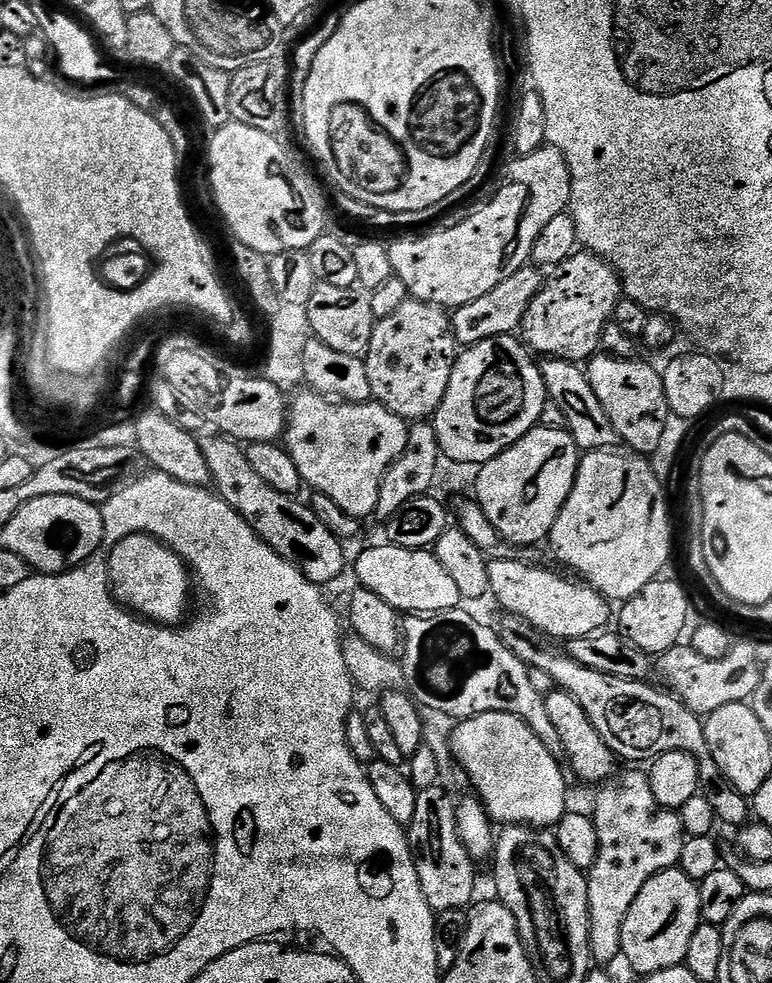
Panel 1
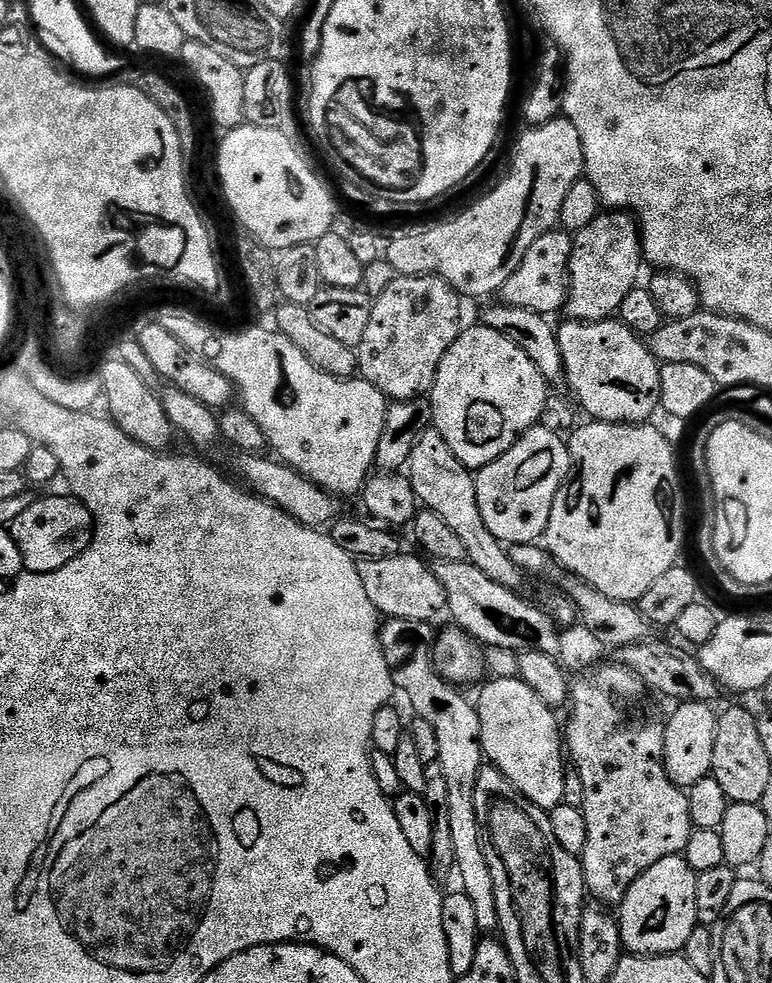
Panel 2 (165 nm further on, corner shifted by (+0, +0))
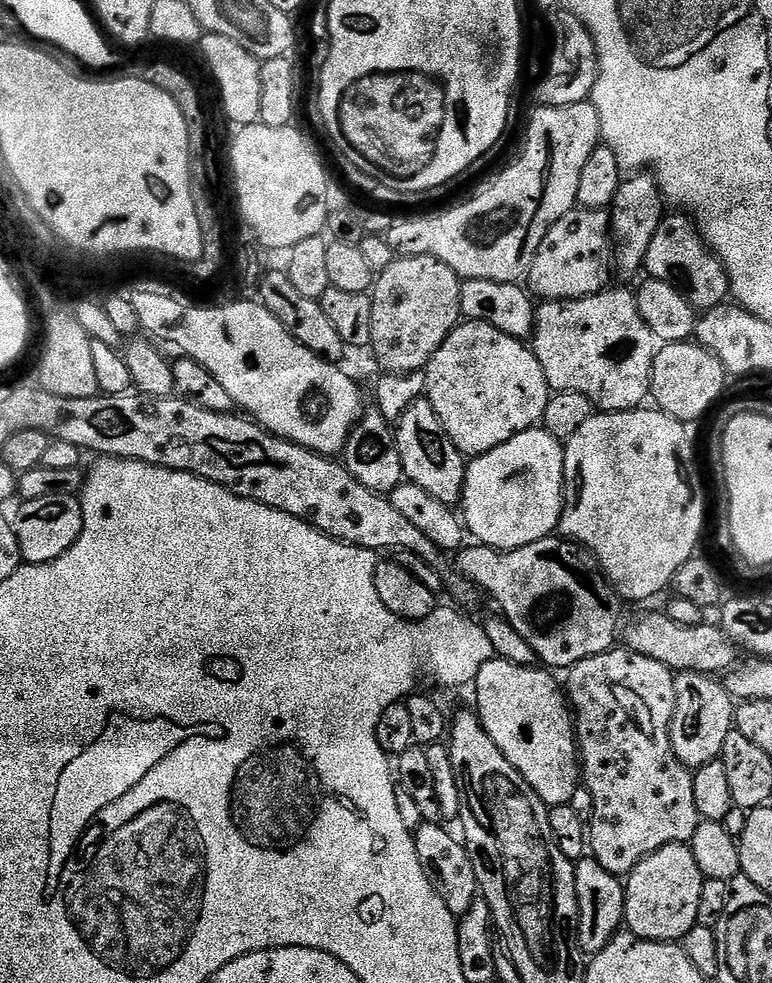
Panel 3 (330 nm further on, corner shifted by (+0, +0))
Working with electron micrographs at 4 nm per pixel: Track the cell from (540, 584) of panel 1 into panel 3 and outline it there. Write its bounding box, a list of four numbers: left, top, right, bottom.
[394,398,466,506]

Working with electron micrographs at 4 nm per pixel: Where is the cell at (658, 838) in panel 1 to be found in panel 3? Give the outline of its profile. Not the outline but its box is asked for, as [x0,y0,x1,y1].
[566,646,701,878]

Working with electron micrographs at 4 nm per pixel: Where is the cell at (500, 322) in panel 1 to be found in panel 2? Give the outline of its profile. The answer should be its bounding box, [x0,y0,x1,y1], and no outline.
[498,230,574,317]

